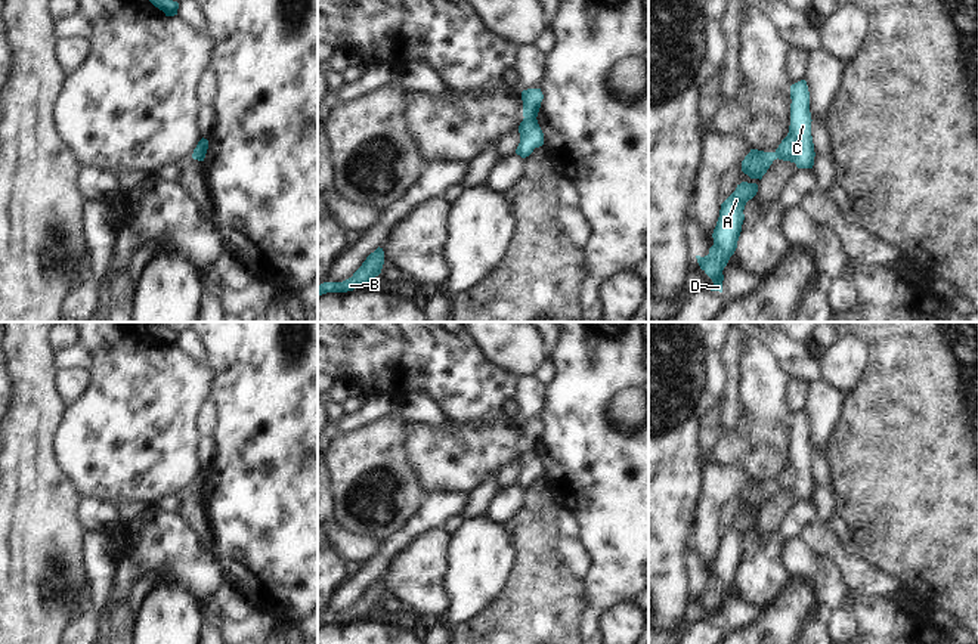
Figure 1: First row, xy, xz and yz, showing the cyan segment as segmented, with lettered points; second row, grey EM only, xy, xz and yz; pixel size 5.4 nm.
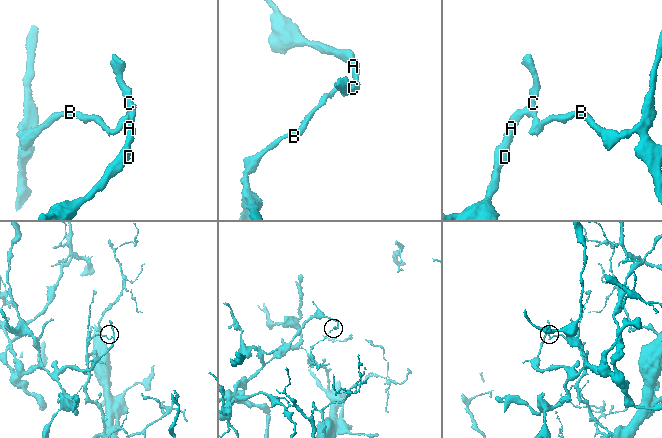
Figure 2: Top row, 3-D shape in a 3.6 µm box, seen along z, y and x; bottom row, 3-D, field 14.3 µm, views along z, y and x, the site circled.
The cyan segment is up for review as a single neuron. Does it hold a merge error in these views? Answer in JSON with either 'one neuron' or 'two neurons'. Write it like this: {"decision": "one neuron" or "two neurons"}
{"decision": "two neurons"}

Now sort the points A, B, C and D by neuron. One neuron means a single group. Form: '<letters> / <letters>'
A D / B C

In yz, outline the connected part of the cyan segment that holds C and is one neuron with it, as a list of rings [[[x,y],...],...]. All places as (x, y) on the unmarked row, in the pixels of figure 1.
[[[805,411],[790,417],[790,456],[776,480],[776,487],[795,493],[798,499],[813,499],[814,474],[811,467],[810,422]]]

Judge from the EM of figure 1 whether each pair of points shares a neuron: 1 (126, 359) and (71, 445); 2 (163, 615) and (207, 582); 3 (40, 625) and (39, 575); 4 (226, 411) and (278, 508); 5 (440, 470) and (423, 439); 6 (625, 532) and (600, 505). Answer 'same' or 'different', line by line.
1: same
2: different
3: same
4: same
5: same
6: same

